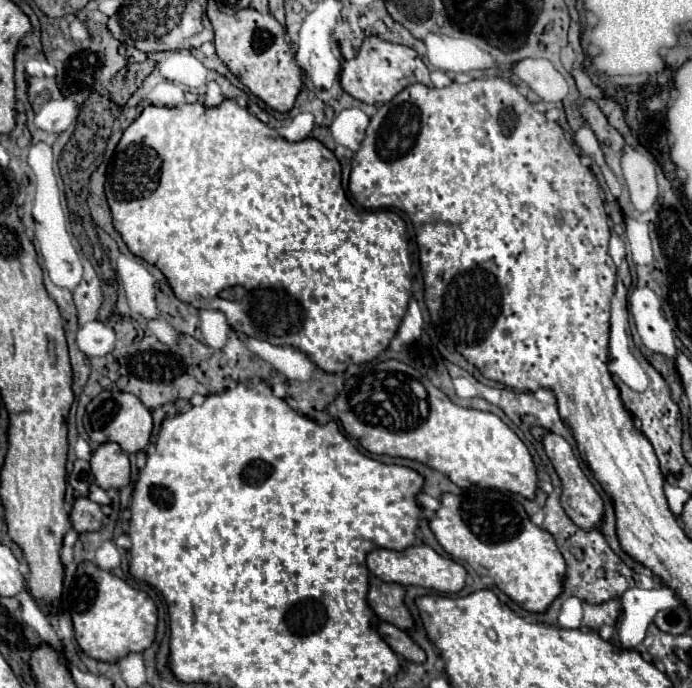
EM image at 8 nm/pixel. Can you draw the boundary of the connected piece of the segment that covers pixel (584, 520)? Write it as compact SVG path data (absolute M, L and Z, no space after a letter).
M547 433L543 439L543 447L547 457L551 459L557 475L561 477L563 483L563 495L561 495L561 505L565 509L565 513L571 517L573 523L577 523L577 527L581 527L583 531L591 531L591 529L599 529L603 523L603 513L605 513L605 503L601 499L601 495L595 491L595 487L591 485L591 481L587 479L587 475L581 471L571 445L555 433Z

